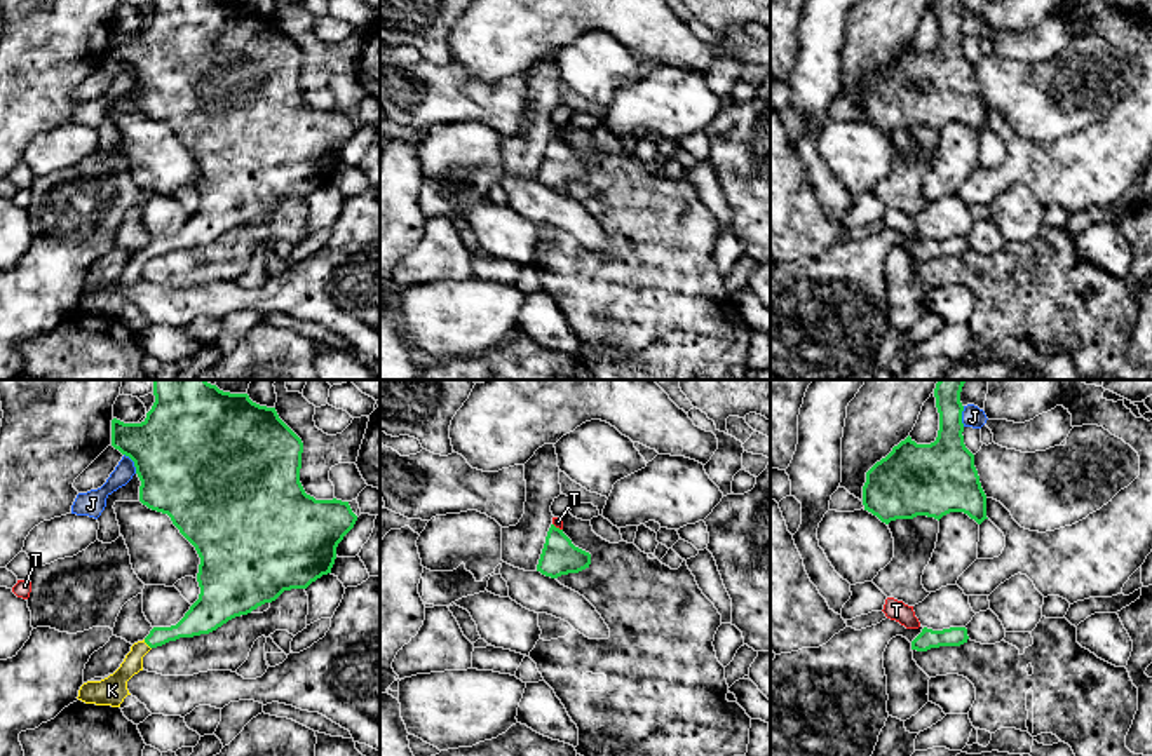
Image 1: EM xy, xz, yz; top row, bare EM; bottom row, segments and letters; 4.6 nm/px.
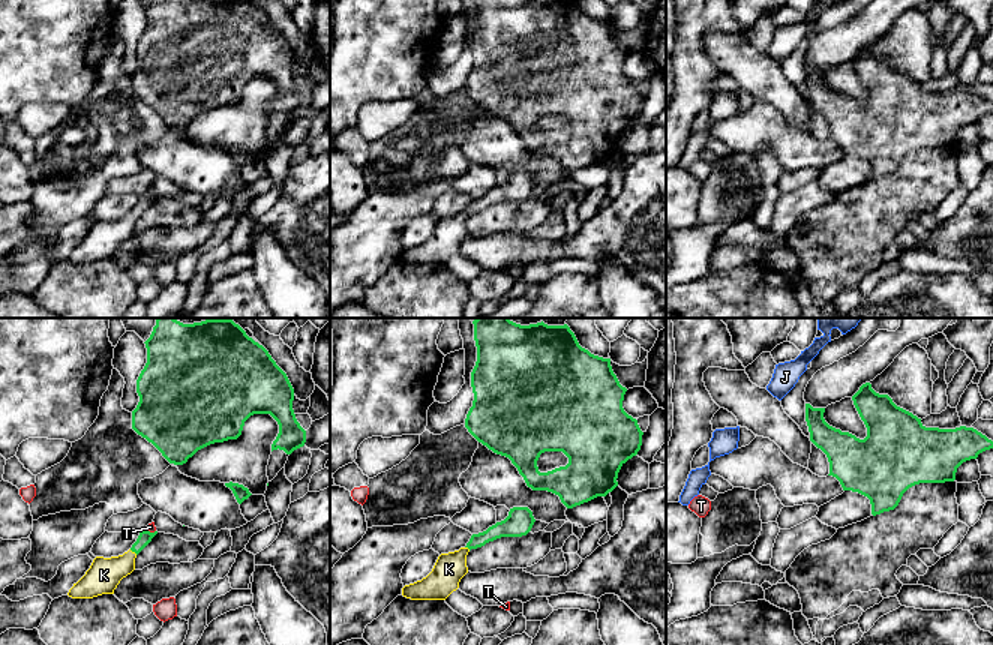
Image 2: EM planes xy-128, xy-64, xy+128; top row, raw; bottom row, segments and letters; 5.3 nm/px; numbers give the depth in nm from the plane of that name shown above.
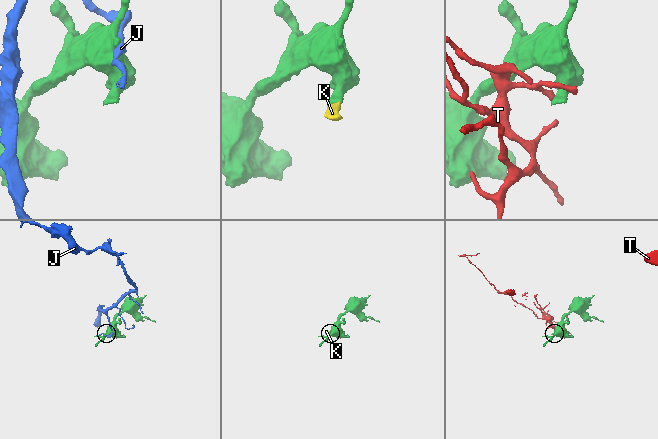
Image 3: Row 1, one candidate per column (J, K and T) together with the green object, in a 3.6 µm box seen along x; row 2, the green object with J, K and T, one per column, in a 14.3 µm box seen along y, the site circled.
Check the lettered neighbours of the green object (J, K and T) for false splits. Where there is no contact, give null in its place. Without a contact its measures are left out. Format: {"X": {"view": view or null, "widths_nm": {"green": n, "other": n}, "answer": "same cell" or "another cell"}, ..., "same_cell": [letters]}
{"J": {"view": "xy", "widths_nm": {"green": 500, "other": 110}, "answer": "another cell"}, "K": {"view": "xy", "widths_nm": {"green": 120, "other": 110}, "answer": "same cell"}, "T": {"view": "xz", "widths_nm": {"green": 170, "other": 50}, "answer": "another cell"}, "same_cell": ["K"]}

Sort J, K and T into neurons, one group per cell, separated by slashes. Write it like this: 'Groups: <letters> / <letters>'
Groups: J / K / T

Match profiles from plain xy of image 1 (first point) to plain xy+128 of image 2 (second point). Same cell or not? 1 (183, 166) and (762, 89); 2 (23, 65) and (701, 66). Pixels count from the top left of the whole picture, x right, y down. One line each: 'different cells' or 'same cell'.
1: same cell
2: same cell

